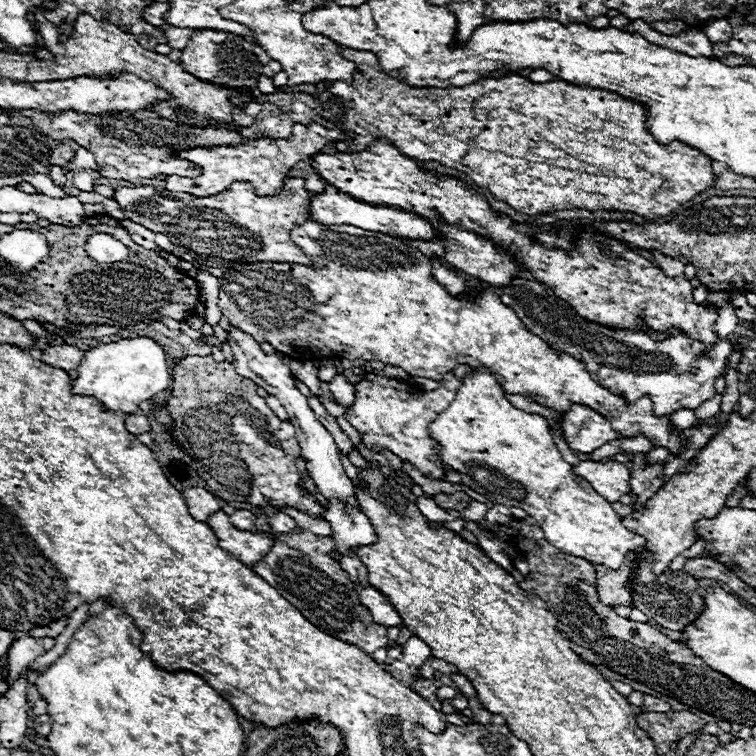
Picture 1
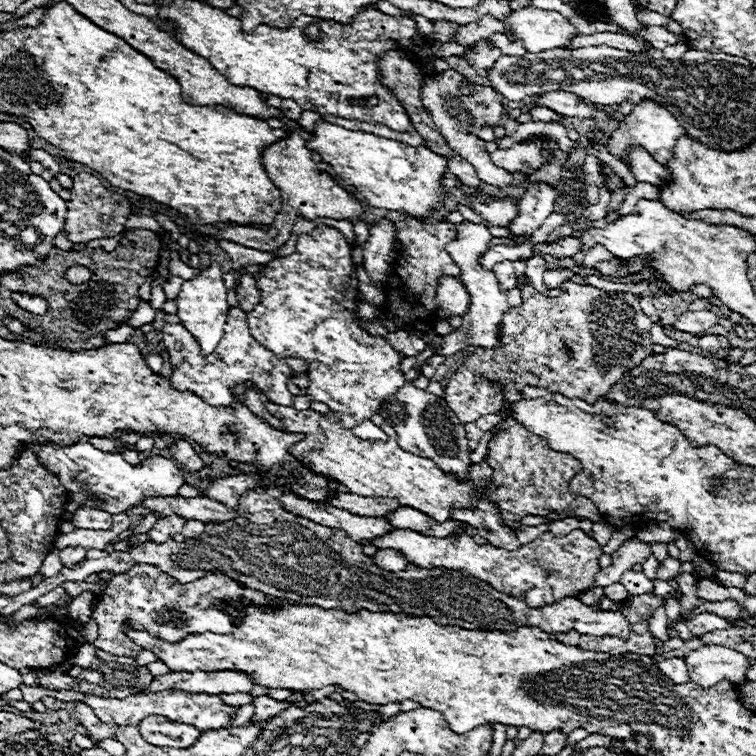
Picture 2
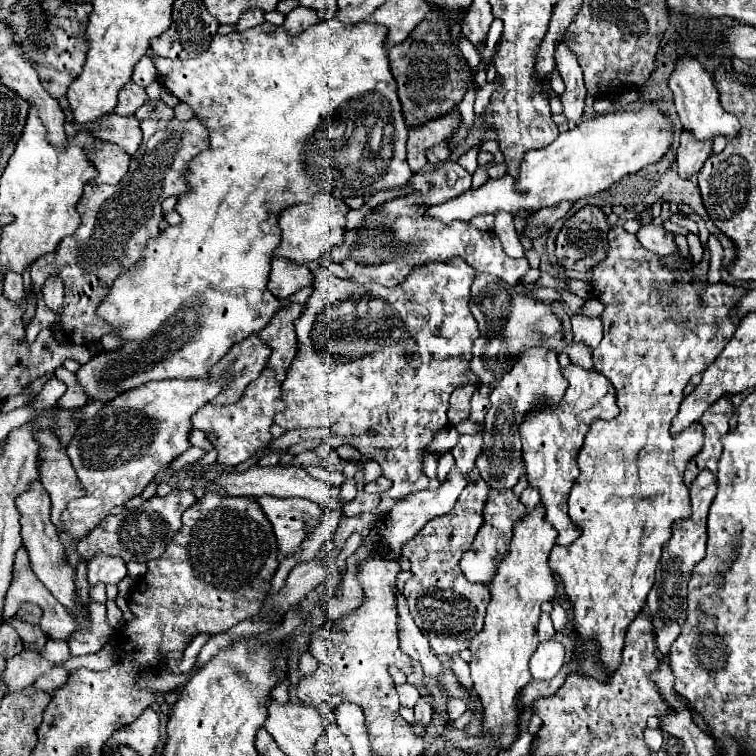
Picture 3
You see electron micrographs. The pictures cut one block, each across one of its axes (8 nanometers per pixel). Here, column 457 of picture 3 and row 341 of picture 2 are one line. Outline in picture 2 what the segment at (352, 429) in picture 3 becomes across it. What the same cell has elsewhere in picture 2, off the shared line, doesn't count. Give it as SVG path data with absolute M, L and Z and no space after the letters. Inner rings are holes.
M316 226L310 234L300 234L294 254L270 260L266 268L254 276L258 280L258 288L262 290L262 300L252 312L248 312L250 334L270 352L278 354L278 358L306 360L310 366L310 400L328 404L346 428L354 428L362 420L368 420L378 410L386 394L394 394L394 390L405 384L404 374L398 369L404 354L394 350L386 338L370 336L360 326L364 318L356 316L360 294L356 266L352 262L352 246L342 232L330 226Z

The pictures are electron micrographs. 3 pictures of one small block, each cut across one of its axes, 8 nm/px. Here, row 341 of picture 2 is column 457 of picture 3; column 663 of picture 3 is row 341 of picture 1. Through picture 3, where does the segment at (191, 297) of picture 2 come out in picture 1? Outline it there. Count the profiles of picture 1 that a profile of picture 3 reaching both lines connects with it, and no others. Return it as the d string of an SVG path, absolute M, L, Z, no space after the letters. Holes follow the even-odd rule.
M148 336L120 338L116 342L100 344L88 350L78 366L78 378L72 382L72 392L82 396L94 396L106 410L122 410L132 414L138 406L170 384L170 364L164 348Z

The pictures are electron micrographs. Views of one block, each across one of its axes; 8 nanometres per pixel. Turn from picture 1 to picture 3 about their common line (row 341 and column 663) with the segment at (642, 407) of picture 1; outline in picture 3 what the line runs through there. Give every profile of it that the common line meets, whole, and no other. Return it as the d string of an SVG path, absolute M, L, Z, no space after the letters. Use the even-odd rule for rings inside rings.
M614 226L608 234L608 256L596 264L592 272L592 296L604 304L600 316L604 324L604 338L594 350L594 366L614 384L618 392L620 414L612 420L596 420L584 440L578 454L580 476L572 486L568 506L570 520L582 530L580 538L568 546L554 546L550 552L550 566L560 576L568 598L574 604L574 628L582 638L596 638L602 646L600 664L594 664L592 656L584 656L582 664L564 664L554 682L528 682L520 690L522 708L530 706L538 698L552 696L564 682L566 674L580 670L594 678L606 678L620 664L624 634L630 622L638 616L646 604L646 596L654 586L654 570L660 560L662 546L670 540L670 526L676 520L690 516L688 486L684 484L686 462L698 454L704 442L704 430L700 422L690 424L678 436L672 436L670 422L678 414L684 400L684 388L688 380L702 372L726 346L738 326L735 311L746 288L730 284L710 284L704 276L696 278L692 256L682 256L674 250L670 256L658 256L644 250L634 234L628 234L622 226Z

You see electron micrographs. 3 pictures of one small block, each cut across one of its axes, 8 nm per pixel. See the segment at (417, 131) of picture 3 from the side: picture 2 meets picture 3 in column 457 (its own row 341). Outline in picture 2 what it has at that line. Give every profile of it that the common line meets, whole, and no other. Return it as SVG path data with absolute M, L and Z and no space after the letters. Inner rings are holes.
M121 324L116 330L108 330L104 337L111 343L128 343L135 334L135 329L127 324Z

